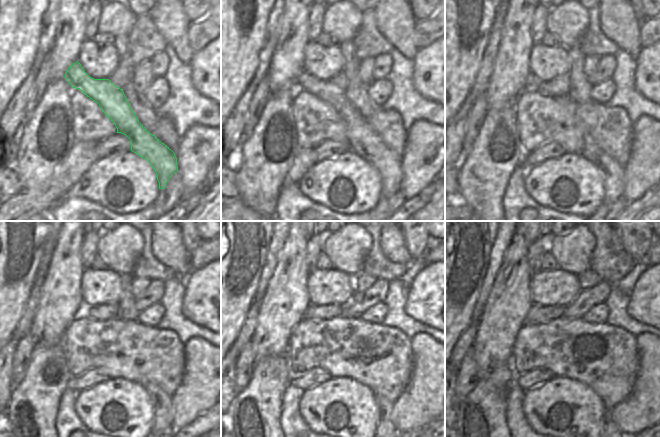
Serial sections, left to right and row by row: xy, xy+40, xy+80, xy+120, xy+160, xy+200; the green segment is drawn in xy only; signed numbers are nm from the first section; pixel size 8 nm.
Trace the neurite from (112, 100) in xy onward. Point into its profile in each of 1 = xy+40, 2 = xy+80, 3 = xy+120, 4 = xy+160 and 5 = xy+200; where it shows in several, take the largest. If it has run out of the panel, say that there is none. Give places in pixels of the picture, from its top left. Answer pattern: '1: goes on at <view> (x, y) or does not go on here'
1: goes on at xy+40 (364, 141)
2: goes on at xy+80 (613, 173)
3: goes on at xy+120 (162, 403)
4: goes on at xy+160 (384, 424)
5: goes on at xy+200 (608, 424)

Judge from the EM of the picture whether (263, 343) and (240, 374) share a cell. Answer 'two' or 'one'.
two

